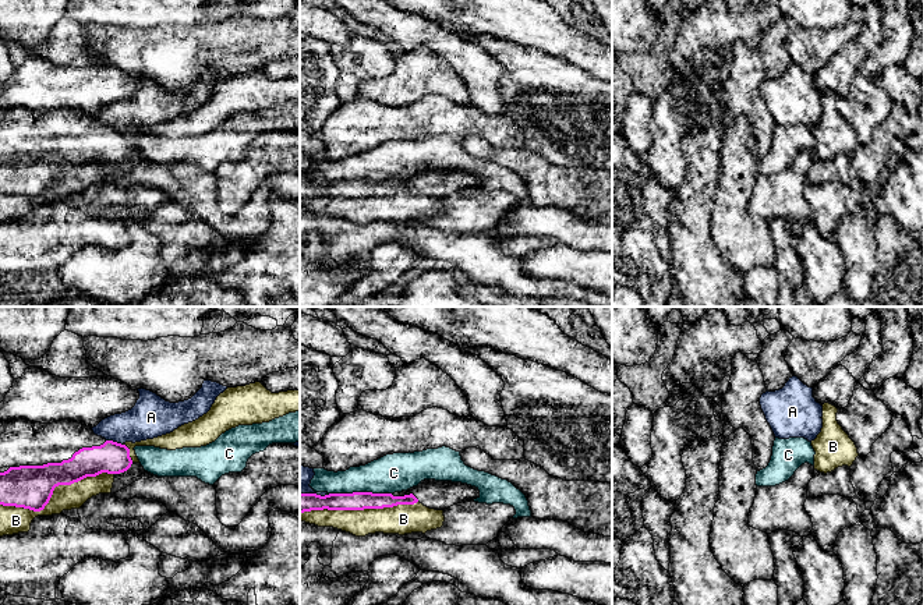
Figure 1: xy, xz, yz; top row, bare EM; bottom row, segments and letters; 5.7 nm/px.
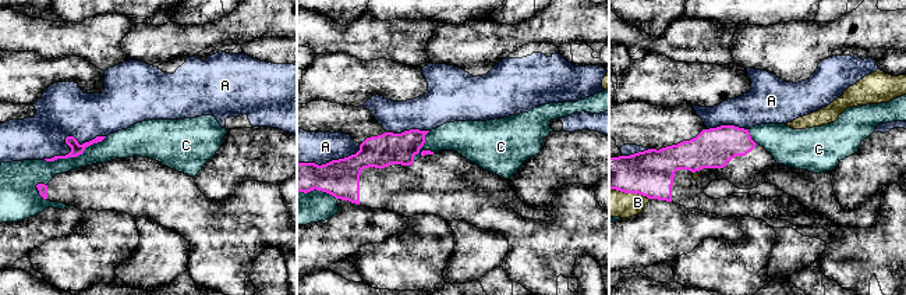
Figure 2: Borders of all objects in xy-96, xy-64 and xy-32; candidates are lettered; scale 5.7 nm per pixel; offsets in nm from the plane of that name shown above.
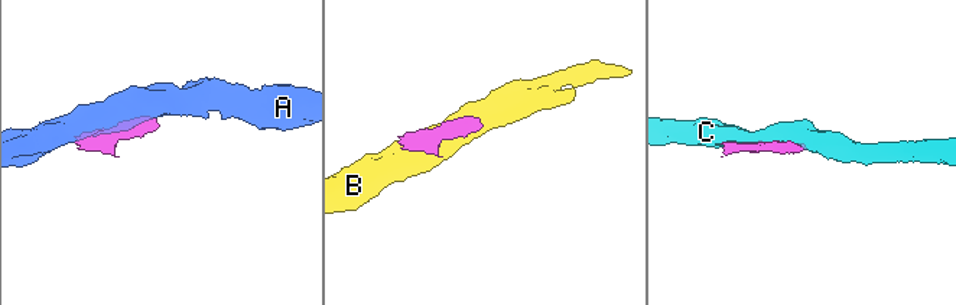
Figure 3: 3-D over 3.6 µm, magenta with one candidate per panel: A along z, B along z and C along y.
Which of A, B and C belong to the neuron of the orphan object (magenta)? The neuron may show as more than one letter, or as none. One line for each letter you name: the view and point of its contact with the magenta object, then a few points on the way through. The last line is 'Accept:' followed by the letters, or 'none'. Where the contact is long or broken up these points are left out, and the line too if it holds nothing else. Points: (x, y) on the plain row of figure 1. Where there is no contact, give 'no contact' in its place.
Accept: none

